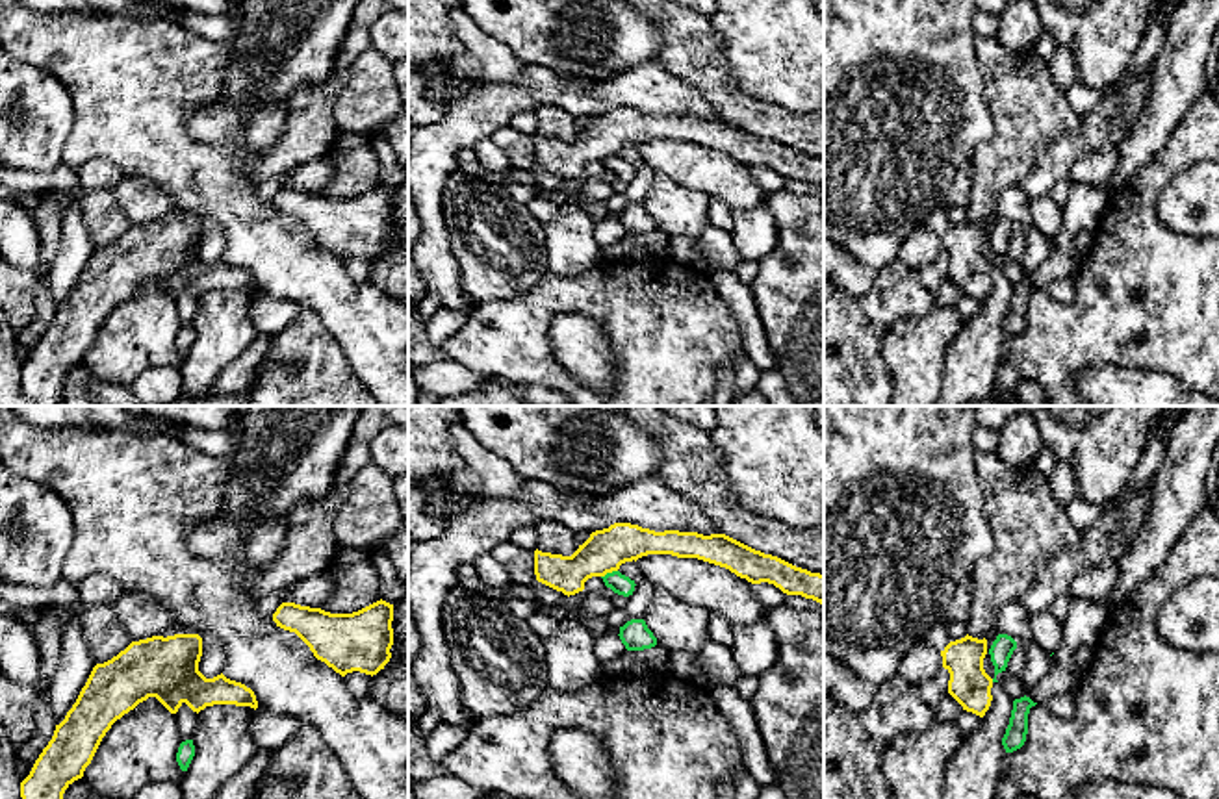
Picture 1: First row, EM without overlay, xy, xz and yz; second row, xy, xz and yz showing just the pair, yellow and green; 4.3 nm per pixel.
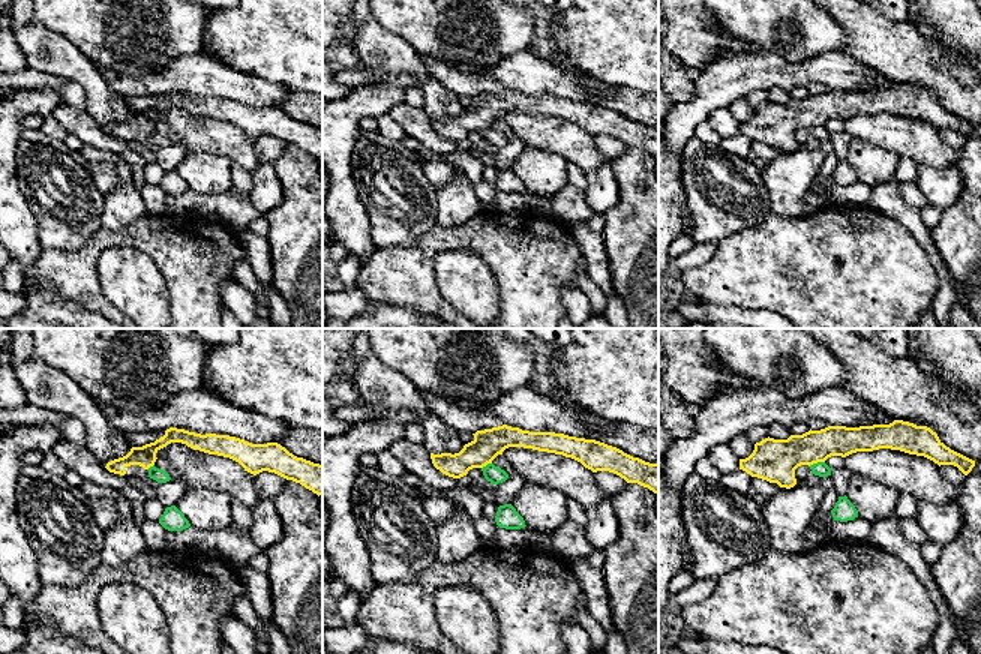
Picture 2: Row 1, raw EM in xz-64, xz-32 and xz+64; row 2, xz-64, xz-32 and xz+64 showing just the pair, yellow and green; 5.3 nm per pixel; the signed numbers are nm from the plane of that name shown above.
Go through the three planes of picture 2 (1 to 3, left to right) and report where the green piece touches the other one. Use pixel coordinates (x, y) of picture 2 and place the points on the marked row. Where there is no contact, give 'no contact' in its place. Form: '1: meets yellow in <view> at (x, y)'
1: meets yellow in xz-64 at (150, 465)
2: meets yellow in xz-32 at (486, 464)
3: meets yellow in xz+64 at (816, 462)

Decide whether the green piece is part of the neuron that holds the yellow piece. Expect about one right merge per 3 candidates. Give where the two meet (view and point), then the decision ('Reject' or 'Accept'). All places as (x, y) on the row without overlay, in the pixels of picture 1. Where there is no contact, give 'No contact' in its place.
Touches yellow at xz (609, 156). Reject

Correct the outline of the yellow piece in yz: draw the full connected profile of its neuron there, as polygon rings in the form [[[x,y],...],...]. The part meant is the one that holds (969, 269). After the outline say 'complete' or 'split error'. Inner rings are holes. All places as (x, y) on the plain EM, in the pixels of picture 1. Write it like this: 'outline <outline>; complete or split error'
outline [[[965,221],[950,226],[943,235],[943,252],[950,258],[948,278],[963,291],[980,302],[991,291],[993,263],[983,254],[987,239],[987,224]]]; complete

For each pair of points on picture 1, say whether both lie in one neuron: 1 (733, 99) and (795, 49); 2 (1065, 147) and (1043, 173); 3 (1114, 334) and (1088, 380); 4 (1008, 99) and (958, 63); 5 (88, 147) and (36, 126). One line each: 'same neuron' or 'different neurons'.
1: different neurons
2: same neuron
3: different neurons
4: different neurons
5: different neurons

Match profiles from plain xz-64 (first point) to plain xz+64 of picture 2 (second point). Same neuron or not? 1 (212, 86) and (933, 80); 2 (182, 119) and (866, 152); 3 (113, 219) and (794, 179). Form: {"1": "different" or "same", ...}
{"1": "different", "2": "different", "3": "same"}

